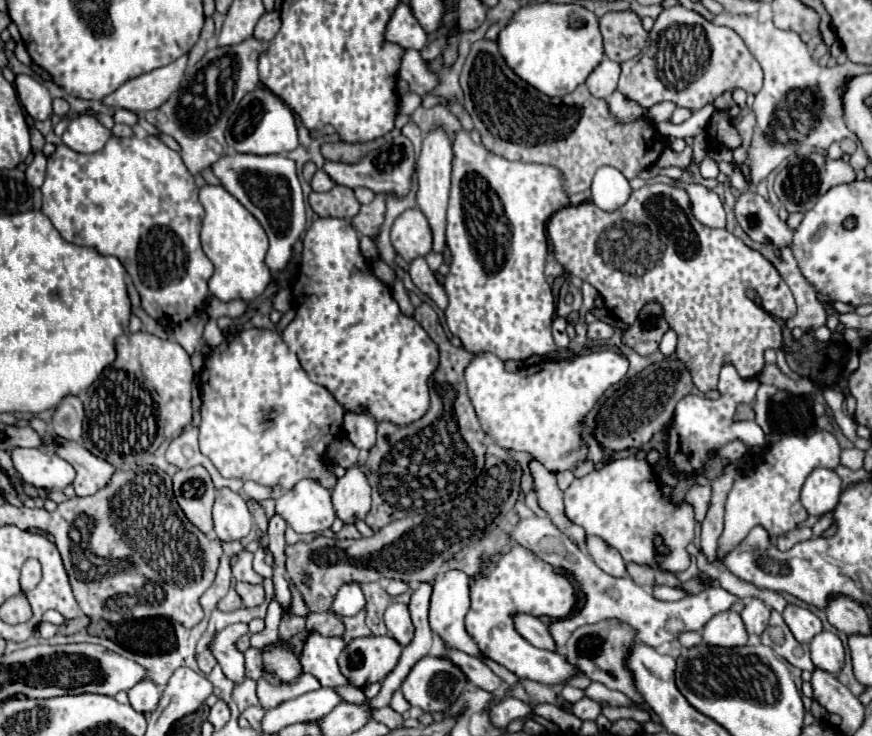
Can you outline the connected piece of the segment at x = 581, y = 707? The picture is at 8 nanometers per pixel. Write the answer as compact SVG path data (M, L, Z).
M582 698L580 702L572 704L572 714L576 714L580 720L594 720L600 714L600 704L590 698Z

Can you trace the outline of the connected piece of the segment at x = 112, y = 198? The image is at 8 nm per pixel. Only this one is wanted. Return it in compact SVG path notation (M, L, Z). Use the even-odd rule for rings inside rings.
M112 136L106 146L94 154L80 154L60 144L56 152L48 156L42 198L42 212L50 218L66 242L94 248L102 256L120 258L142 298L142 308L148 316L174 328L202 310L202 302L206 302L210 296L208 282L214 274L212 262L200 248L204 208L198 200L198 186L194 184L192 174L186 170L180 154L170 150L162 140L154 136L146 136L142 140L136 136Z

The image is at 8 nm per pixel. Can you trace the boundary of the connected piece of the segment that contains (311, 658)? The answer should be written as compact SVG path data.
M310 632L306 638L304 650L300 654L302 670L314 674L322 686L342 686L348 680L340 674L336 658L344 650L346 642L342 638L324 638L316 632Z

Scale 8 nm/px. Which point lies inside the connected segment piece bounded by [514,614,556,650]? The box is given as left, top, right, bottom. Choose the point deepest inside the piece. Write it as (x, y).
(531, 628)

